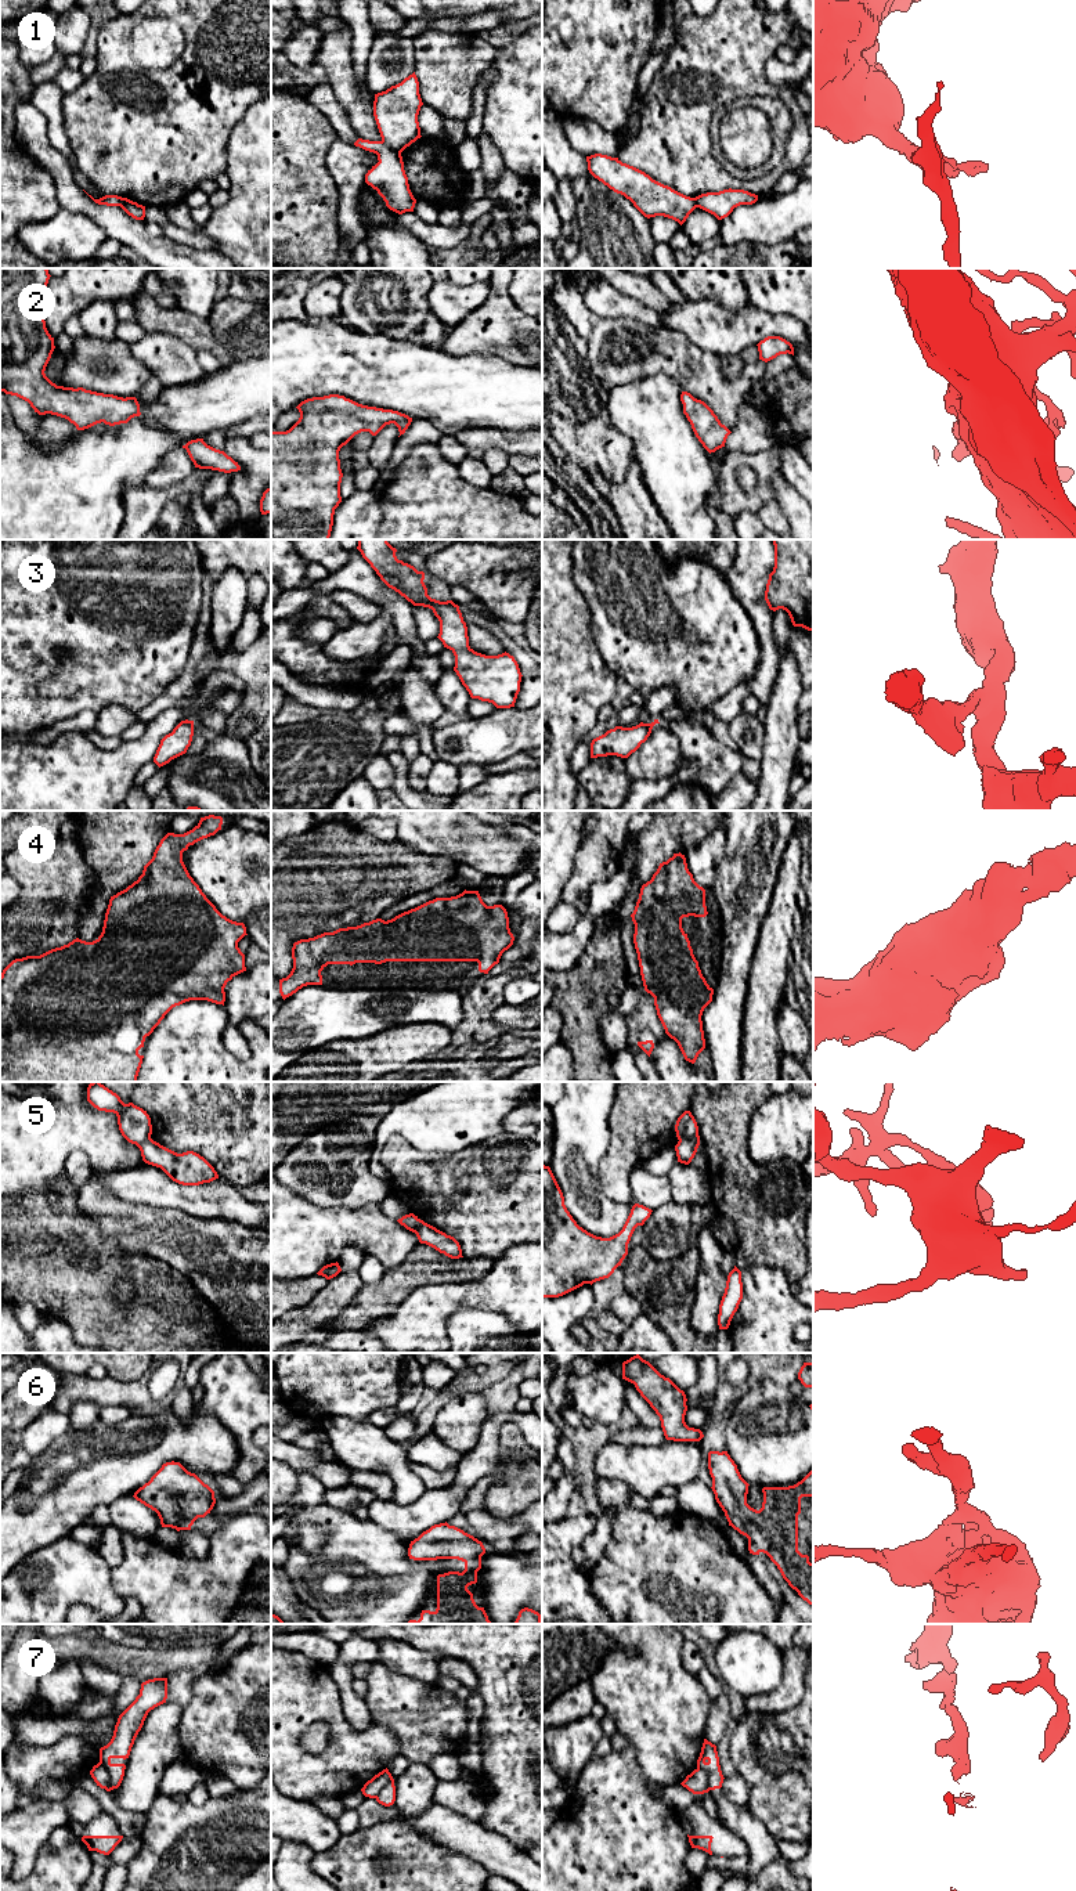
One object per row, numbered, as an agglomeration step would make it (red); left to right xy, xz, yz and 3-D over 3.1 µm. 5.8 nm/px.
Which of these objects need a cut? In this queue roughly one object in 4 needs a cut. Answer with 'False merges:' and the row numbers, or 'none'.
False merges: 1, 5, 7

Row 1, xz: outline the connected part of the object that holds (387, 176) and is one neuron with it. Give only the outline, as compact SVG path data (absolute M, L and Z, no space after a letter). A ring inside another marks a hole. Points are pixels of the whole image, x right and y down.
M358 138L354 145L378 155L379 162L368 170L365 183L378 191L386 206L398 214L414 212L416 199L409 190L401 152L383 141Z

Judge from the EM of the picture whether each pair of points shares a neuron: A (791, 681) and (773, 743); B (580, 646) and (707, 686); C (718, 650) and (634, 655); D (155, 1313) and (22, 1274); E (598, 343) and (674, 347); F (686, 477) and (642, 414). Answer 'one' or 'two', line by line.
A: one
B: two
C: one
D: one
E: one
F: one

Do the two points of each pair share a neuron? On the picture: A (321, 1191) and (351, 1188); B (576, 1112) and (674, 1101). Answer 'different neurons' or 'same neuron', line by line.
A: same neuron
B: different neurons

